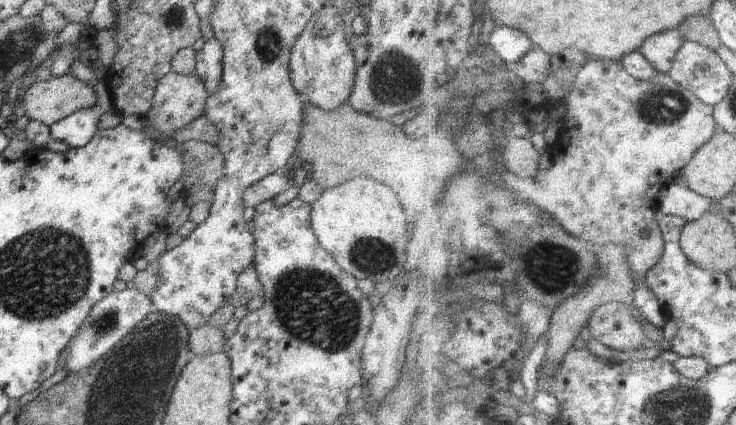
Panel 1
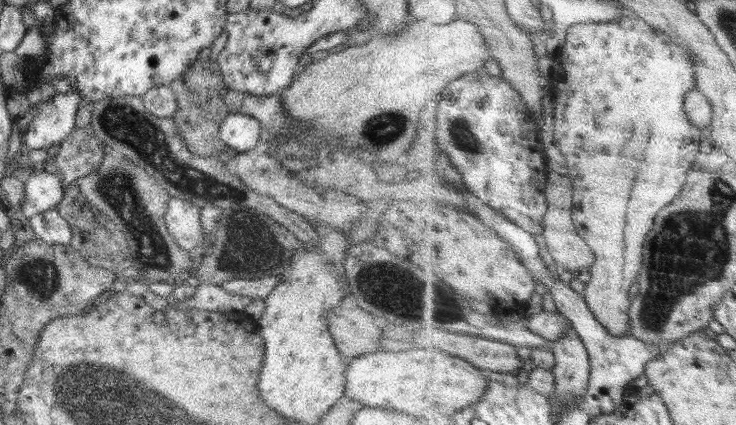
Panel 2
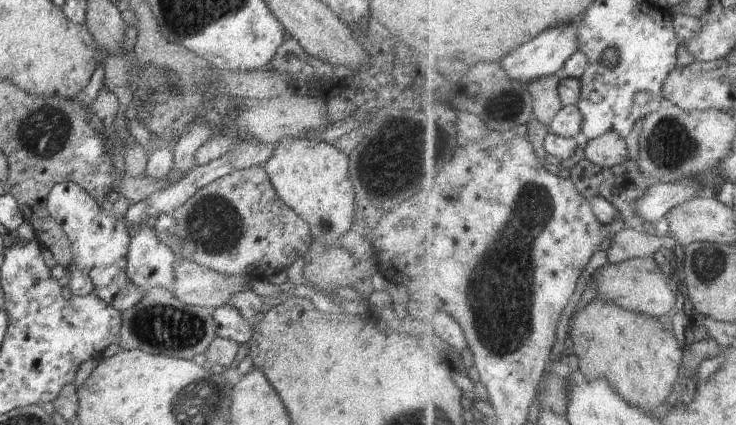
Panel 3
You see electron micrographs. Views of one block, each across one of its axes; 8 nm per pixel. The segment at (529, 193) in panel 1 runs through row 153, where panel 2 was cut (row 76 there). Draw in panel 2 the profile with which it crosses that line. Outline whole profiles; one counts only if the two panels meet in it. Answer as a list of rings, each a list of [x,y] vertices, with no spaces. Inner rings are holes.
[[[633,13],[624,15],[624,17],[614,21],[573,24],[568,28],[565,45],[557,50],[553,60],[551,80],[556,86],[558,96],[560,96],[555,103],[554,144],[558,144],[560,150],[564,152],[569,166],[568,177],[574,180],[574,202],[576,202],[574,222],[577,225],[578,232],[586,238],[586,242],[592,246],[592,250],[598,258],[590,270],[591,280],[586,284],[584,295],[590,305],[590,310],[594,311],[594,315],[598,317],[598,321],[602,322],[602,326],[608,329],[608,332],[612,333],[613,336],[628,336],[631,334],[629,312],[633,304],[633,301],[630,300],[630,290],[632,290],[634,284],[638,284],[640,272],[644,268],[645,244],[649,234],[653,232],[652,228],[656,225],[654,224],[656,216],[660,214],[660,210],[670,206],[676,200],[676,196],[682,194],[682,190],[686,186],[686,180],[688,180],[688,174],[690,174],[696,158],[698,156],[702,157],[700,152],[700,144],[702,144],[704,138],[702,129],[690,122],[686,110],[686,98],[698,87],[697,62],[695,62],[693,54],[688,49],[683,48],[681,44],[666,33],[658,34],[658,29],[646,22],[645,18],[640,18]],[[562,110],[564,110],[564,142],[562,142]]]

